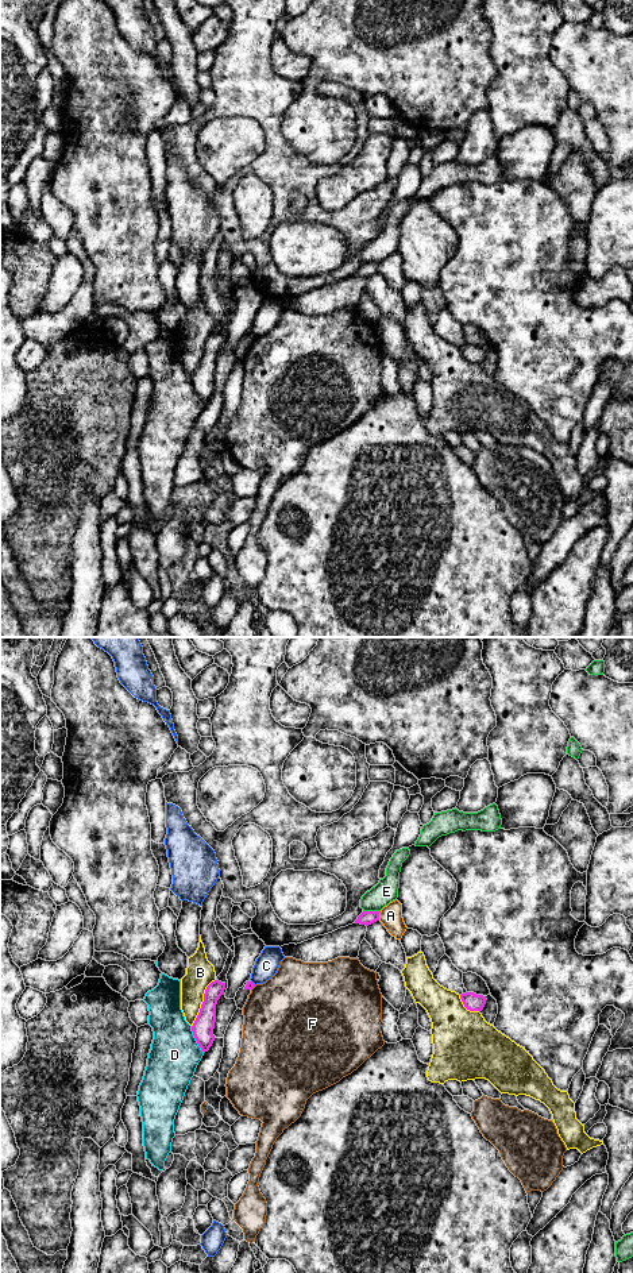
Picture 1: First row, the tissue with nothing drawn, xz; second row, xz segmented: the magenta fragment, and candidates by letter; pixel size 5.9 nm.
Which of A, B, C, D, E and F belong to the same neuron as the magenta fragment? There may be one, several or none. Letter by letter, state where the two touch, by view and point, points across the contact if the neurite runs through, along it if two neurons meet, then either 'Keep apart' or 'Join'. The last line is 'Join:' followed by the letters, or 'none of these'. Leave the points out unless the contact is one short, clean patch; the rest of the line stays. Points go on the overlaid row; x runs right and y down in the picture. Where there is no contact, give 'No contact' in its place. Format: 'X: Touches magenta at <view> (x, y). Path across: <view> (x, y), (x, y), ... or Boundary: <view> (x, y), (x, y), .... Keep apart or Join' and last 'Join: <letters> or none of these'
A: Touches magenta at xz (378, 915). Keep apart
B: Touches magenta at xz (203, 1003). Keep apart
C: Touches magenta at xz (253, 983). Keep apart
D: Touches magenta at xz (196, 1040). Keep apart
E: Touches magenta at xz (371, 911). Keep apart
F: Touches magenta at xz (253, 987). Keep apart
Join: none of these

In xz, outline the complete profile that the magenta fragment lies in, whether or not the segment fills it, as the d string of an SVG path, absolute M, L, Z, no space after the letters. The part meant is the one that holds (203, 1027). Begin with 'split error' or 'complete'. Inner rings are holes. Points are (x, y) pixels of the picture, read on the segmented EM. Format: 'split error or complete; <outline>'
complete; M219 980L207 987L200 1012L192 1026L193 1035L204 1053L209 1050L215 1041L216 1004L224 990L225 983Z

